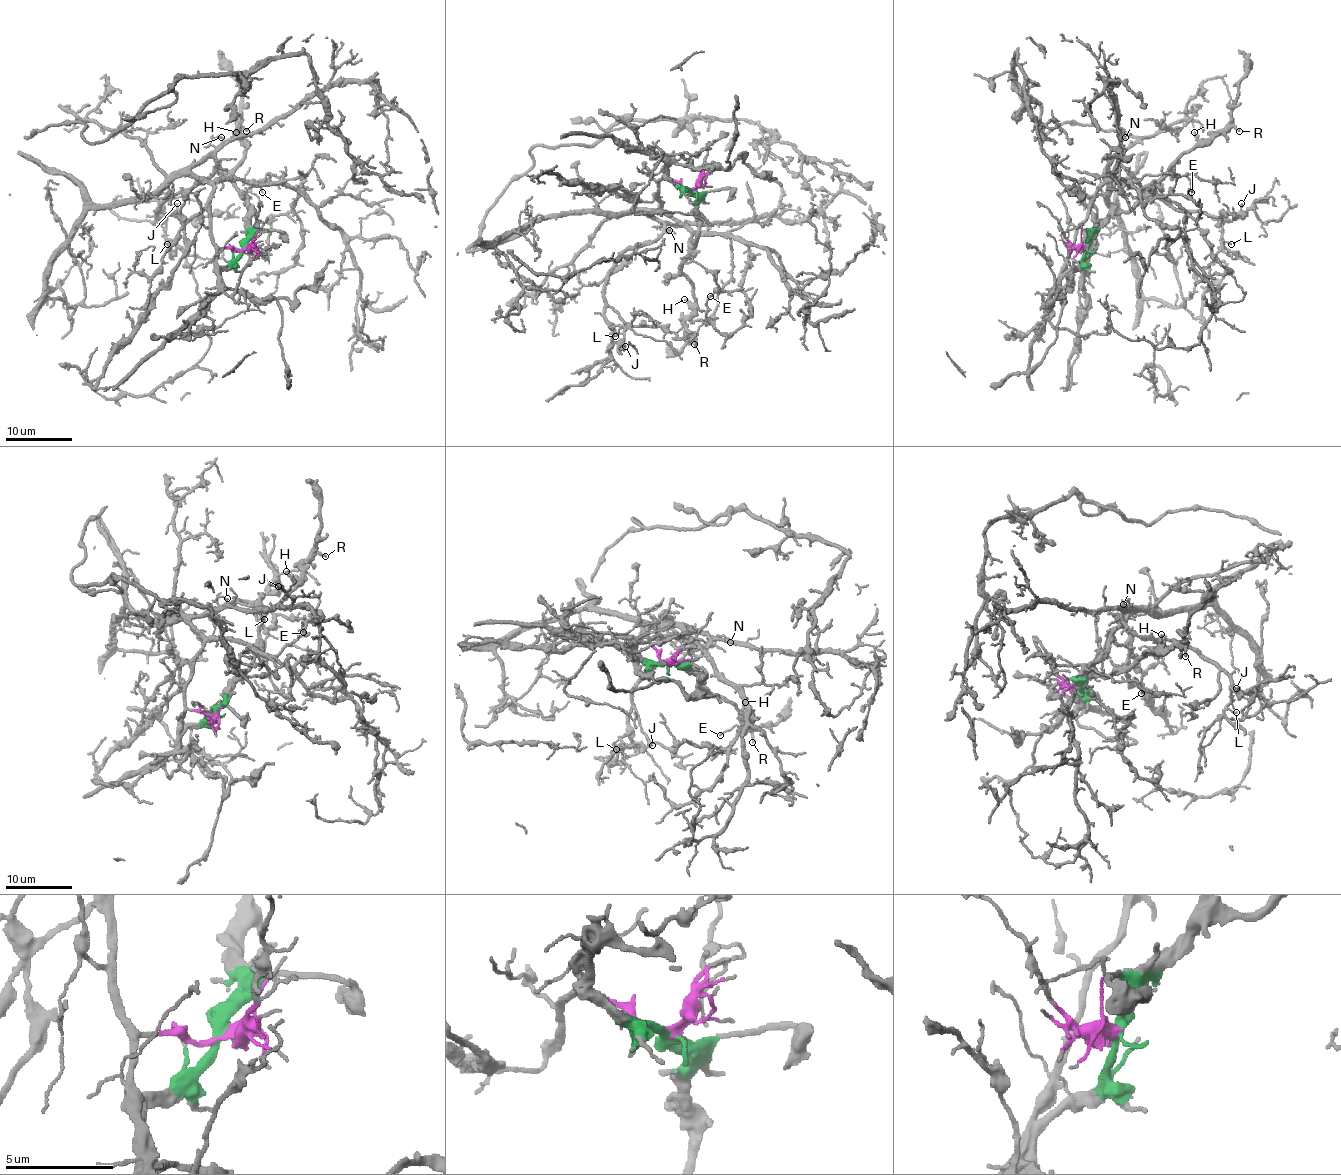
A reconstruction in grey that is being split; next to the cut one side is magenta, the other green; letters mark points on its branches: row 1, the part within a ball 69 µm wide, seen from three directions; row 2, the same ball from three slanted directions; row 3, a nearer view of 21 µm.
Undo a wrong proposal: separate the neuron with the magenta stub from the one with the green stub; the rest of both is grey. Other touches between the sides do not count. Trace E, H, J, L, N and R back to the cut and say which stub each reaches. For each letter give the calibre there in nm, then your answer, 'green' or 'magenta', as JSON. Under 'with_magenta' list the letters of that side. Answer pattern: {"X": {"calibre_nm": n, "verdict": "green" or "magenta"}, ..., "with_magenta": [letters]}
{"E": {"calibre_nm": 120, "verdict": "magenta"}, "H": {"calibre_nm": 190, "verdict": "green"}, "J": {"calibre_nm": 190, "verdict": "magenta"}, "L": {"calibre_nm": 130, "verdict": "magenta"}, "N": {"calibre_nm": 110, "verdict": "magenta"}, "R": {"calibre_nm": 200, "verdict": "green"}, "with_magenta": ["E", "J", "L", "N"]}

